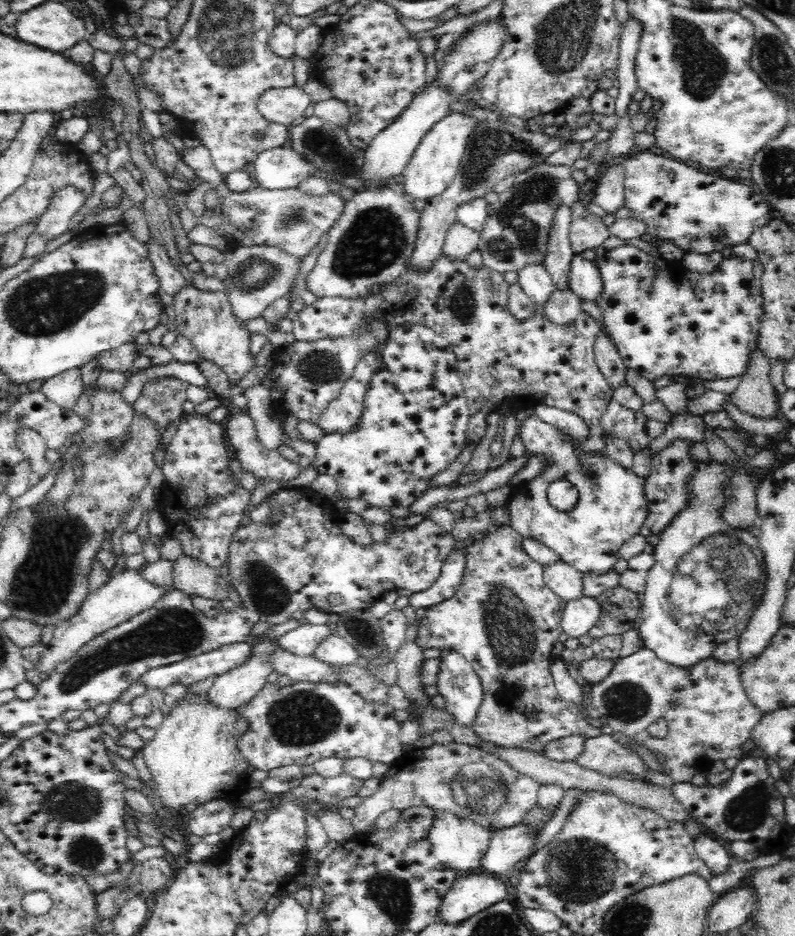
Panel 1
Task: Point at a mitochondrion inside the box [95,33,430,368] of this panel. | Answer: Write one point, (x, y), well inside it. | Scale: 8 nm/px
(376, 237)

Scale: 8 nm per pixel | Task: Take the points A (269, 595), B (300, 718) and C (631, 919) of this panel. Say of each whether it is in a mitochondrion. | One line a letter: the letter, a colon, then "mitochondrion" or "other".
A: mitochondrion
B: mitochondrion
C: mitochondrion

